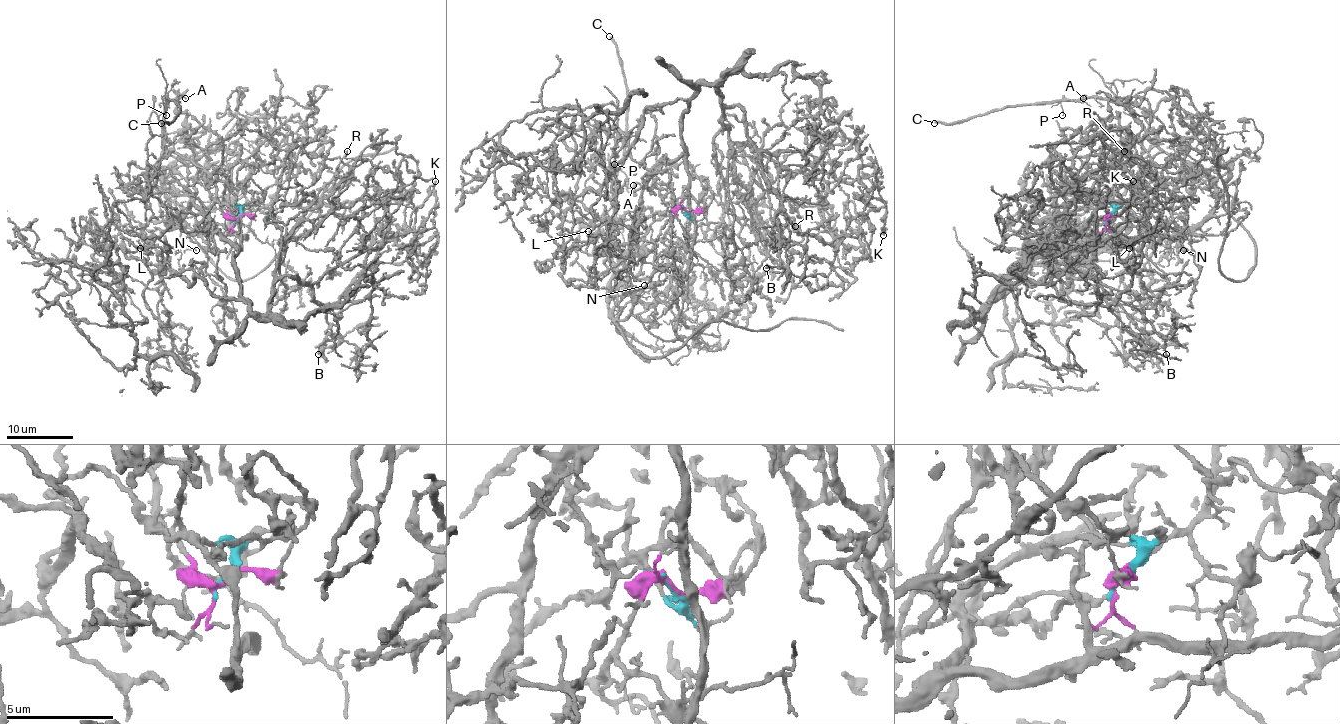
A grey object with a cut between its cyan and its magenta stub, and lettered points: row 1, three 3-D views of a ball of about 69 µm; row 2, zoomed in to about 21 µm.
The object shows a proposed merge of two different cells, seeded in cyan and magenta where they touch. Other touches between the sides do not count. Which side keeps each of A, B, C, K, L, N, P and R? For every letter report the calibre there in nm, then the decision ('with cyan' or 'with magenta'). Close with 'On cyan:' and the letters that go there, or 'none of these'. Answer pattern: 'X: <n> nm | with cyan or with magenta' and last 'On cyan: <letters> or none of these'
A: 120 nm | with magenta
B: 180 nm | with cyan
C: 280 nm | with magenta
K: 240 nm | with cyan
L: 200 nm | with cyan
N: 100 nm | with magenta
P: 120 nm | with magenta
R: 120 nm | with cyan
On cyan: B, K, L, R

